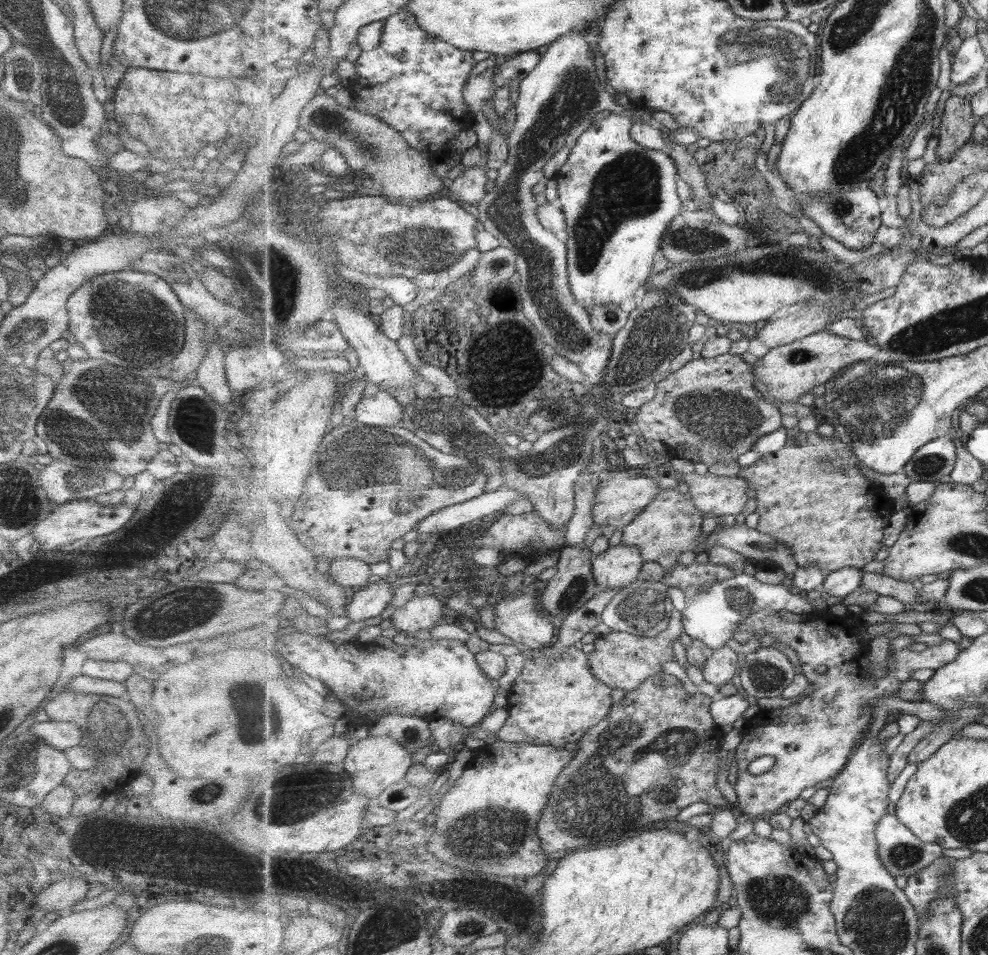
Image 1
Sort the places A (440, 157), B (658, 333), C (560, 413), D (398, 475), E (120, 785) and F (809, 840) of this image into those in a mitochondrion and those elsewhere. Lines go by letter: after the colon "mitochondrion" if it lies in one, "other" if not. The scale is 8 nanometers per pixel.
A: other
B: mitochondrion
C: mitochondrion
D: mitochondrion
E: other
F: other

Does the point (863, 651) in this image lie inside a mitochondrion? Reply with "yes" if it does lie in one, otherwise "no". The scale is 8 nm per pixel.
no

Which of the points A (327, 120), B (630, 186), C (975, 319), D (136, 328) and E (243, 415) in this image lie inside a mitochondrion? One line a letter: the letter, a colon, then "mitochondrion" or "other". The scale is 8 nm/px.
A: mitochondrion
B: mitochondrion
C: mitochondrion
D: mitochondrion
E: other

